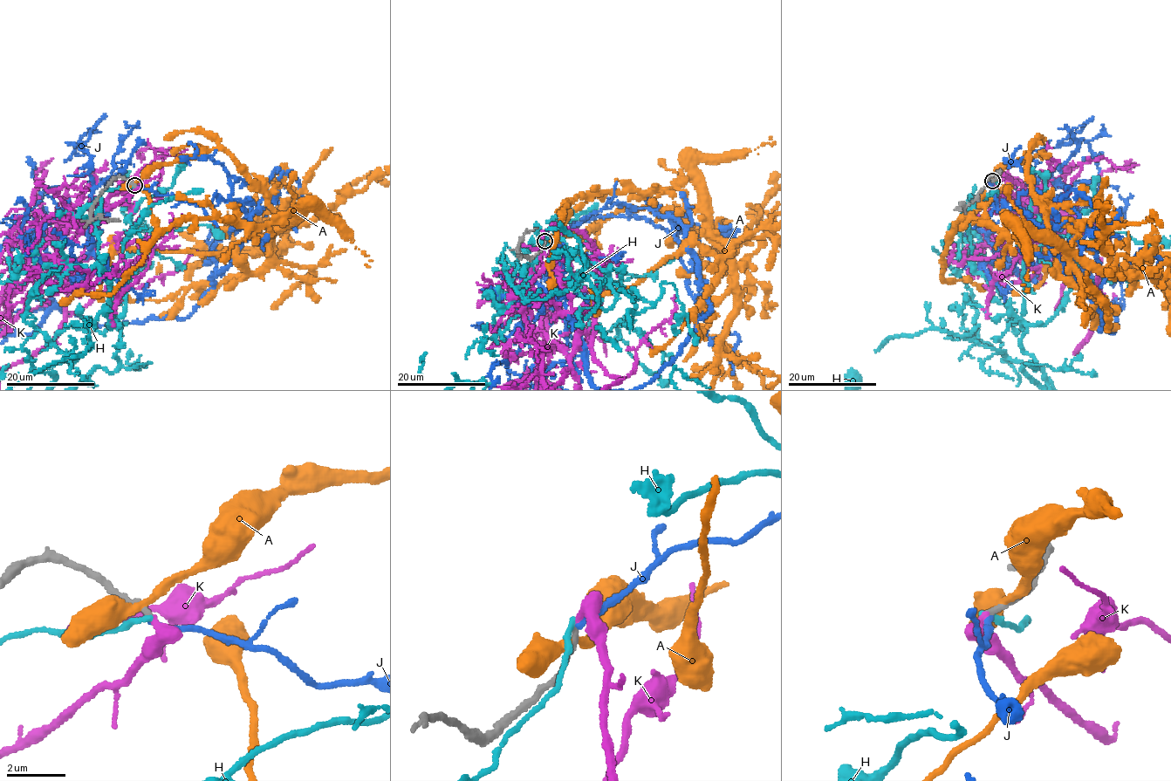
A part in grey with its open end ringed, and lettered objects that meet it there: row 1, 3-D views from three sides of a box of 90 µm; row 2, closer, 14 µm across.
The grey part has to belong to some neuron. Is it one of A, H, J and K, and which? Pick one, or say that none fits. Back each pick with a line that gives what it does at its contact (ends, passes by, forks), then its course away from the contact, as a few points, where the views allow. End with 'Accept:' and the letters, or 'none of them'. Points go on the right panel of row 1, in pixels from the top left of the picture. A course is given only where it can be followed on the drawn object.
K: it passes by
Accept: K

